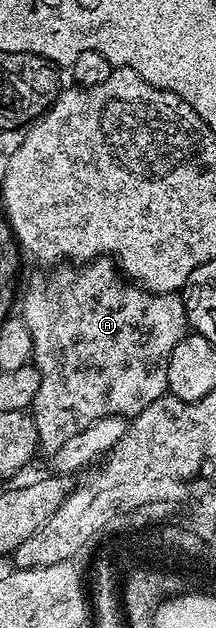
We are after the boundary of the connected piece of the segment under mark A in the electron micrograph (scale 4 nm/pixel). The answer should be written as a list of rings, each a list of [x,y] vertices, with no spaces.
[[[98,258],[88,266],[65,266],[57,272],[41,289],[38,290],[37,296],[29,296],[25,300],[25,312],[23,319],[27,330],[31,332],[31,342],[33,343],[33,353],[31,355],[31,364],[37,368],[41,375],[39,390],[35,394],[32,405],[31,415],[33,425],[37,431],[37,442],[42,449],[45,448],[52,454],[62,451],[72,440],[75,434],[87,430],[100,420],[107,420],[110,416],[119,416],[122,418],[132,418],[138,416],[144,408],[153,400],[158,400],[160,396],[166,395],[169,383],[167,382],[167,366],[175,346],[180,342],[181,337],[186,335],[187,321],[185,318],[185,301],[180,295],[171,292],[149,292],[140,286],[134,286],[132,283],[123,279],[118,265],[109,258]]]

